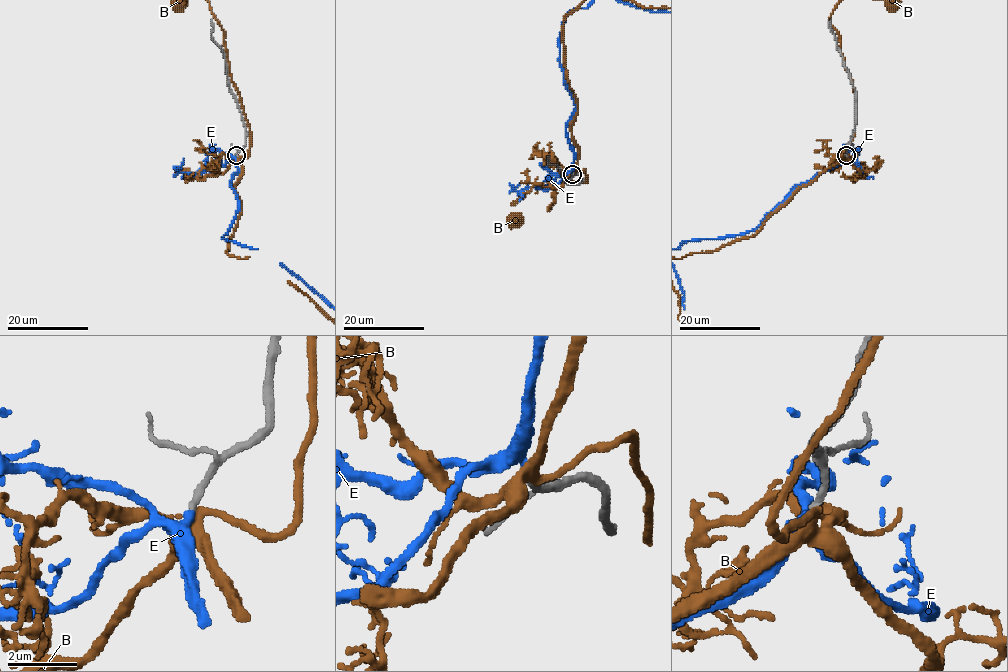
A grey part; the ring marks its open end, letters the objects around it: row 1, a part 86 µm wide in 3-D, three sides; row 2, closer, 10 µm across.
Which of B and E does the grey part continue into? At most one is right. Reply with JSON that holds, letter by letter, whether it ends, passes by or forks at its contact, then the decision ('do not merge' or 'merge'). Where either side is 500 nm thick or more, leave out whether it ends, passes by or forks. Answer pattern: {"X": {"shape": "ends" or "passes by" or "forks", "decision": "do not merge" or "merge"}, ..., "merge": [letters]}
{"B": {"shape": "forks", "decision": "do not merge"}, "E": {"shape": "passes by", "decision": "merge"}, "merge": ["E"]}

